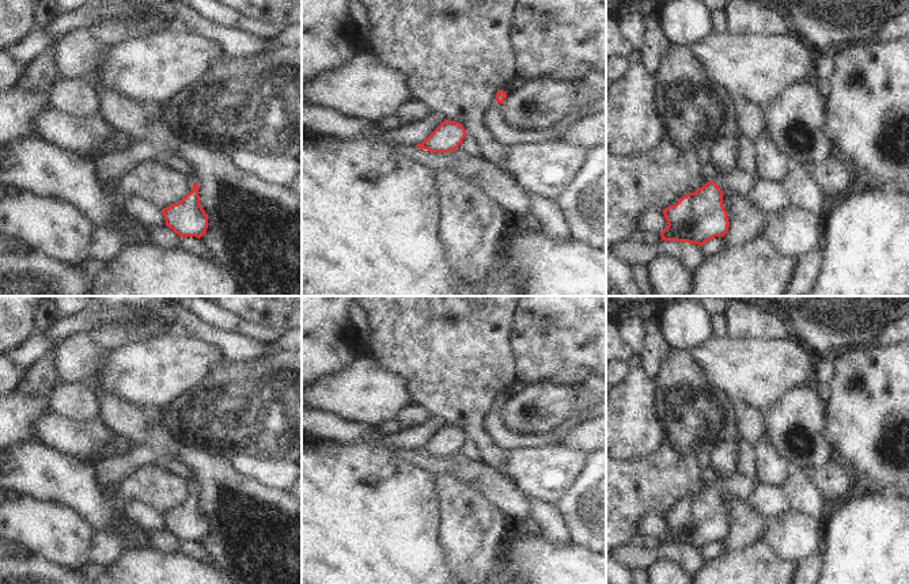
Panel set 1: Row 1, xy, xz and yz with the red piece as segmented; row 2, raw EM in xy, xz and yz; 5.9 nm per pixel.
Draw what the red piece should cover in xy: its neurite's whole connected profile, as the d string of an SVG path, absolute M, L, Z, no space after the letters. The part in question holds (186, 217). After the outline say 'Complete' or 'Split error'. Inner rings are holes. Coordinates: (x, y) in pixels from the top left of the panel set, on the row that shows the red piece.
M196 174L185 175L188 194L178 202L162 209L166 225L182 236L201 238L208 228L208 215L200 204Z. Split error

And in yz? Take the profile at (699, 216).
M735 168L730 174L716 174L702 187L663 209L669 225L660 232L662 240L702 246L715 236L724 236L730 221L723 205L723 191L731 190L747 197L758 179L757 172L742 168Z. Split error

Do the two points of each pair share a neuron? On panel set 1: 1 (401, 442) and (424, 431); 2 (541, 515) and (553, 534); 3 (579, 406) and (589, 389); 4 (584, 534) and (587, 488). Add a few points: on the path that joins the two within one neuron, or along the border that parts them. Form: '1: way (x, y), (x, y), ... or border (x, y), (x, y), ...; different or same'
1: way (406, 439), (419, 435); same
2: way (545, 519), (553, 530); same
3: way (583, 402), (589, 393); same
4: way (586, 523), (587, 499); same

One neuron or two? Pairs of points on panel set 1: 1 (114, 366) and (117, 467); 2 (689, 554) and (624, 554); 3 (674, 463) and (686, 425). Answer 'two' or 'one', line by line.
1: two
2: one
3: two

